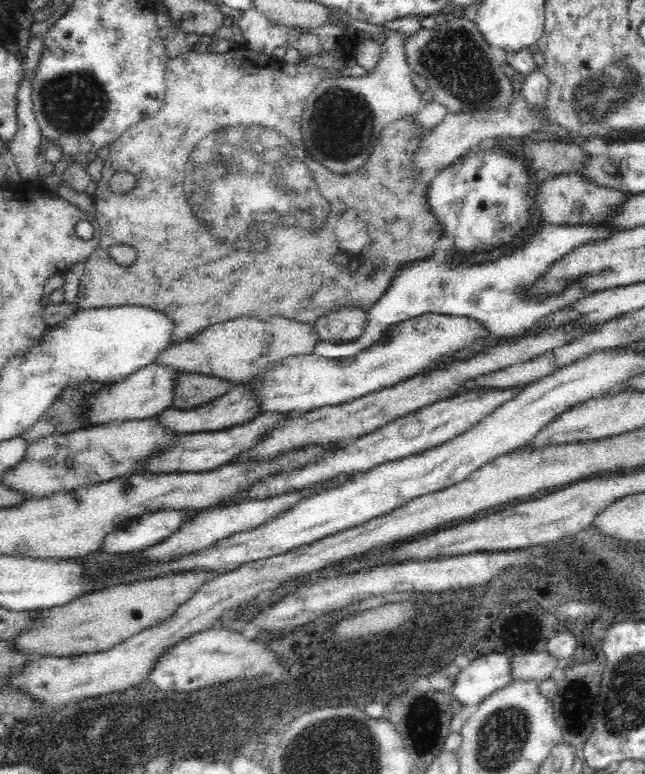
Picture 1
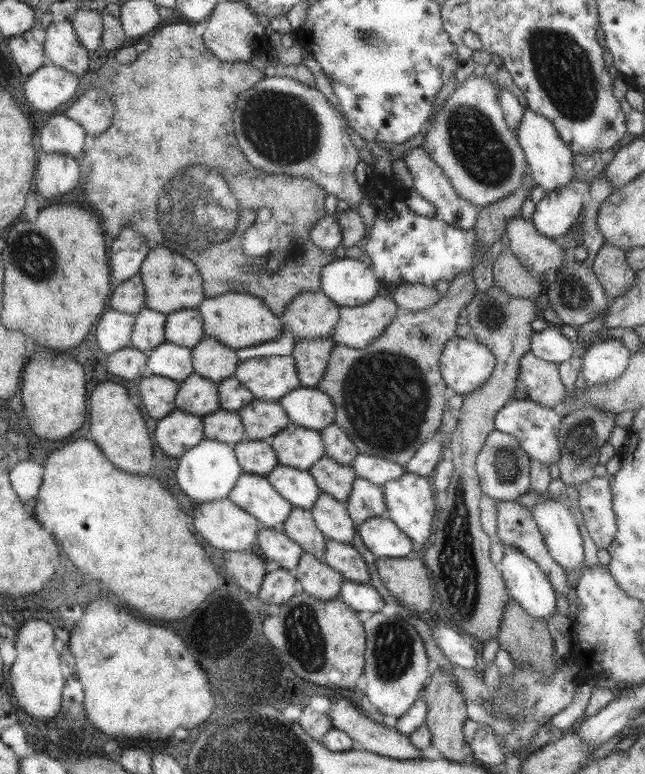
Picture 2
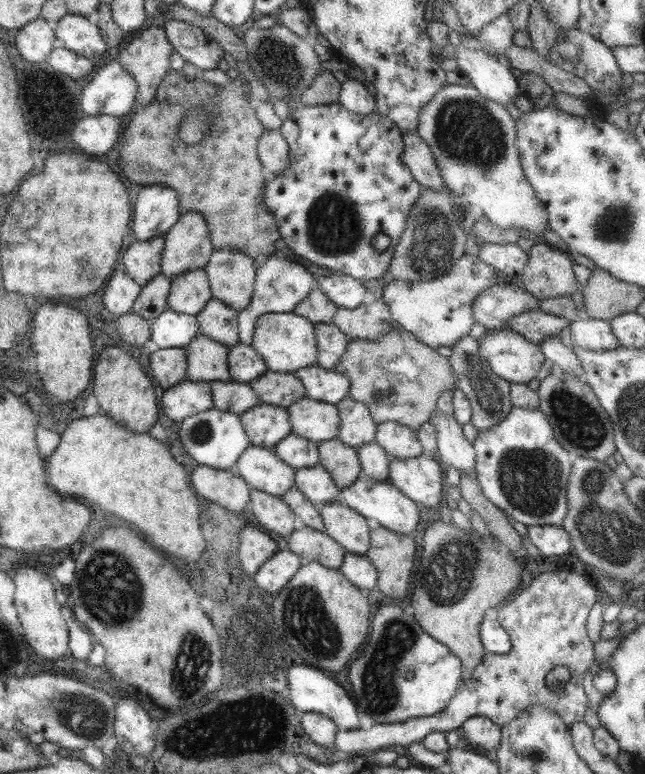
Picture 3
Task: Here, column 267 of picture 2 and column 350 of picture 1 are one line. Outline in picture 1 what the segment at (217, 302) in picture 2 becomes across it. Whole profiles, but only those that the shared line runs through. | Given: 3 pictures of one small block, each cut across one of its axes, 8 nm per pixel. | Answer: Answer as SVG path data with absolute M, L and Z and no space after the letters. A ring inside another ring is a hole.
M344 306L319 316L310 325L318 342L344 344L362 336L366 326L366 316L368 316L368 310Z

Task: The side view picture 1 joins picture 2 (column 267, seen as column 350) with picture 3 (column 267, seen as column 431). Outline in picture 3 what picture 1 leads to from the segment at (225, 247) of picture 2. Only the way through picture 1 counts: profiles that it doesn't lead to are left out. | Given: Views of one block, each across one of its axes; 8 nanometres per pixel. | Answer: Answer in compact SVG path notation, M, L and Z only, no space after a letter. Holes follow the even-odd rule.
M221 87L216 91L216 96L218 97L214 97L214 106L208 107L208 112L214 118L212 132L200 144L194 144L194 146L186 146L180 142L180 132L178 132L180 122L188 112L182 103L168 103L154 98L147 105L137 107L123 134L124 160L120 162L120 166L124 170L124 176L136 186L164 184L168 188L174 188L180 198L181 215L194 211L206 218L214 249L232 247L254 259L260 254L270 255L281 237L276 219L274 215L268 213L263 198L267 181L264 179L262 165L258 160L257 148L258 140L264 134L265 128L256 117L256 109L250 106L246 89Z

